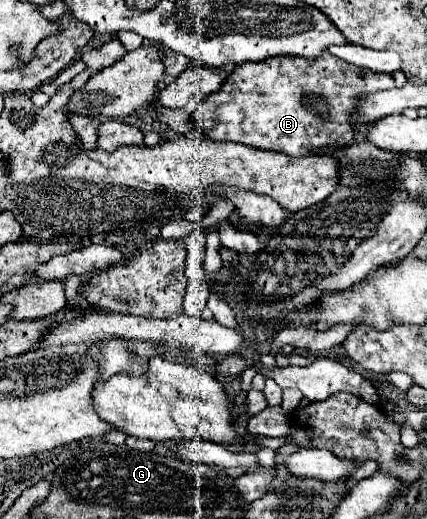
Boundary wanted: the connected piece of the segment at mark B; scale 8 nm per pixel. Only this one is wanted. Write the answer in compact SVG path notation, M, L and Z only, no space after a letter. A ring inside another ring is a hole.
M318 55L318 59L302 59L302 57L274 57L266 59L262 63L240 63L238 67L232 69L230 79L222 83L214 95L206 97L206 101L200 103L200 107L192 113L194 127L202 135L214 141L236 141L236 143L246 143L250 147L258 149L268 149L268 151L278 151L286 153L290 157L302 157L308 155L310 151L326 145L350 145L354 137L354 129L348 123L348 115L356 105L356 97L360 93L370 93L370 91L382 91L382 89L392 89L394 79L388 73L368 73L368 75L344 75L342 73L342 59L334 55ZM312 91L318 93L326 99L328 109L330 109L330 119L324 121L320 115L314 115L314 111L306 109L302 105L302 93Z

